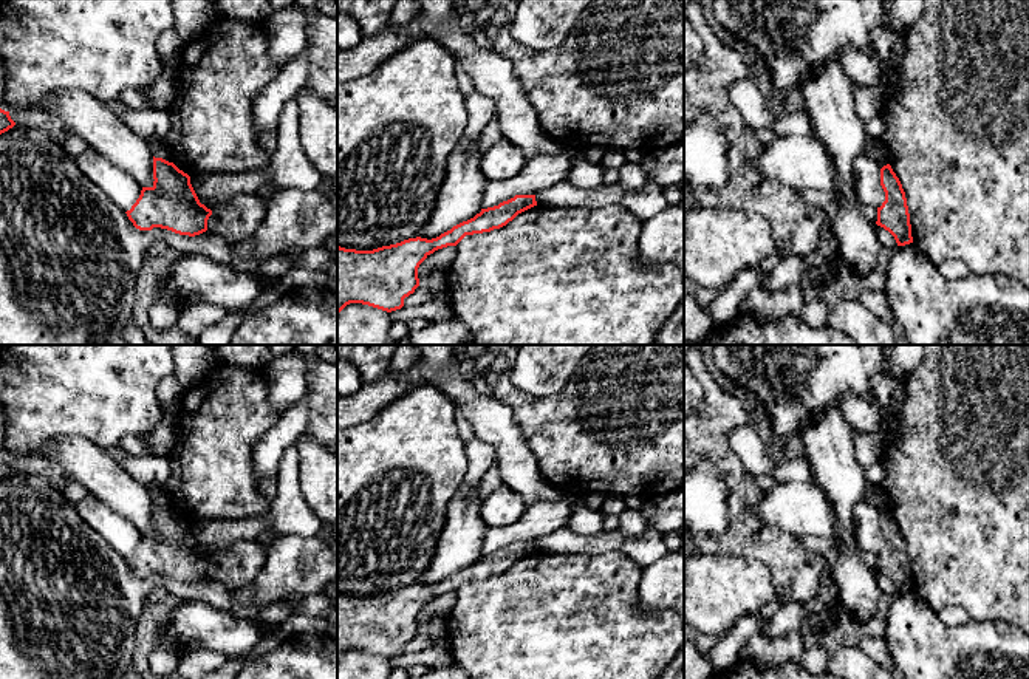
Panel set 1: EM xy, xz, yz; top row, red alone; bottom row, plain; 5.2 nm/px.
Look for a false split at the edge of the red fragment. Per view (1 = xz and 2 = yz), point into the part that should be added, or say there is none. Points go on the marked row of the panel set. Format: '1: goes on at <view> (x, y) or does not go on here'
1: does not go on here
2: does not go on here

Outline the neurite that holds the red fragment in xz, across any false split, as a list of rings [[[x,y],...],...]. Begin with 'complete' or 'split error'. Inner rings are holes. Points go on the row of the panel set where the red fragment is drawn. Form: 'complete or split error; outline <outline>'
complete; outline [[[515,195],[432,240],[416,237],[373,251],[337,246],[337,316],[350,303],[401,309],[419,286],[418,268],[430,254],[456,246],[466,235],[500,229],[534,206],[535,195]]]

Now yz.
complete; outline [[[890,164],[880,169],[880,186],[885,192],[885,201],[877,207],[876,224],[888,230],[897,246],[913,243],[905,192]]]

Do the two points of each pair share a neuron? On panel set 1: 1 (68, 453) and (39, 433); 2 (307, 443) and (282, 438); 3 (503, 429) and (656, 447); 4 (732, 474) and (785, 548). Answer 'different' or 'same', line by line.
1: different
2: different
3: different
4: same

